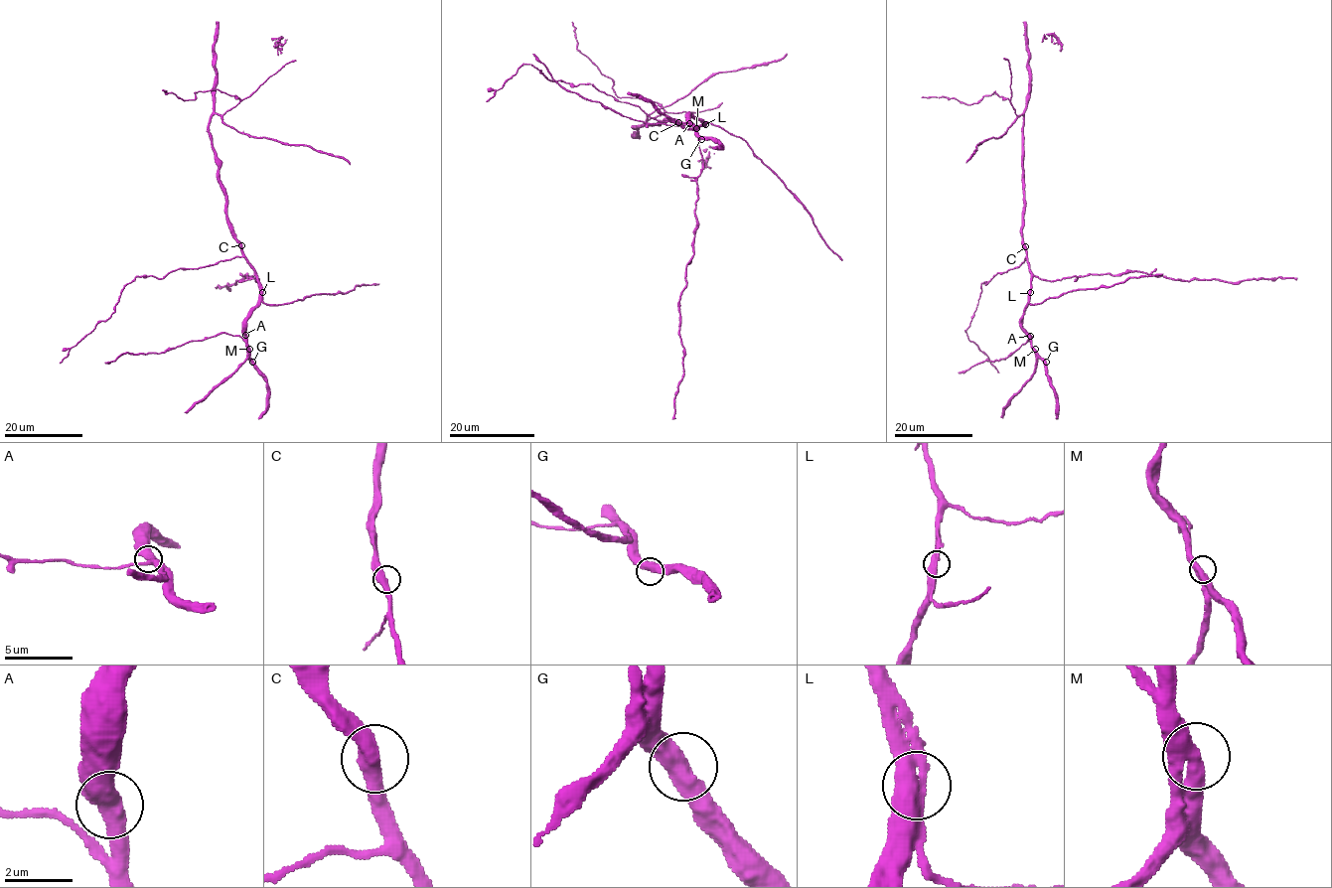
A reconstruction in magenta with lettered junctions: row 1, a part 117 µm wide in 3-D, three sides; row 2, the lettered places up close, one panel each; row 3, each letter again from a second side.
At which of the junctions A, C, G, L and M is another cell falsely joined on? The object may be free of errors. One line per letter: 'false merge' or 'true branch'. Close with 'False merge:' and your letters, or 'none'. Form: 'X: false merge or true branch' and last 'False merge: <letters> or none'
A: true branch
C: true branch
G: true branch
L: true branch
M: true branch
False merge: none

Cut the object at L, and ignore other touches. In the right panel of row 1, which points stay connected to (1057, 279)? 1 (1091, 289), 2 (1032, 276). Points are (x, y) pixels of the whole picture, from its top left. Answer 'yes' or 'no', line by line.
1: no
2: yes

